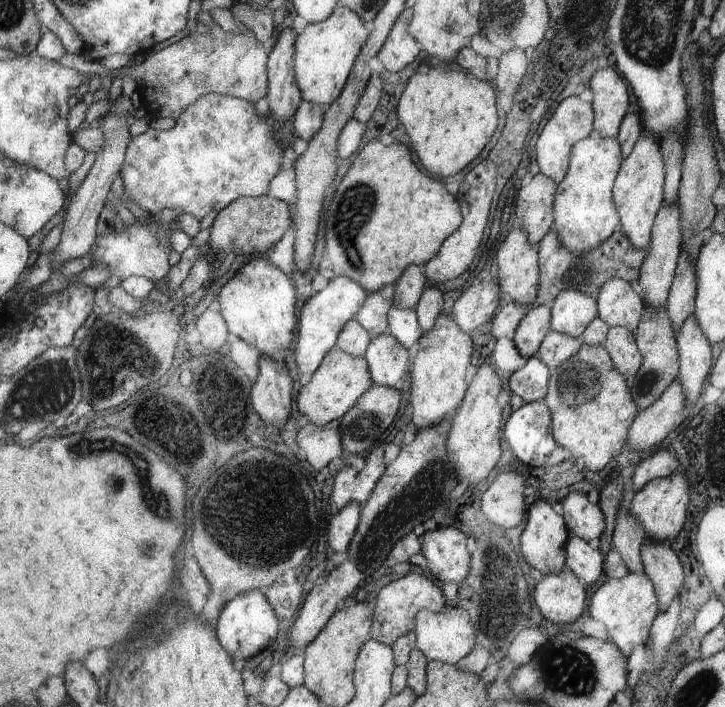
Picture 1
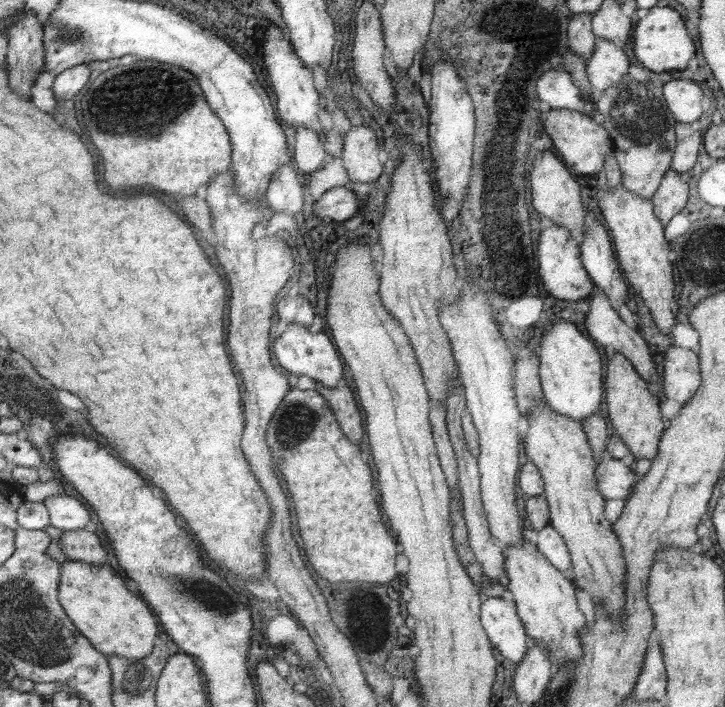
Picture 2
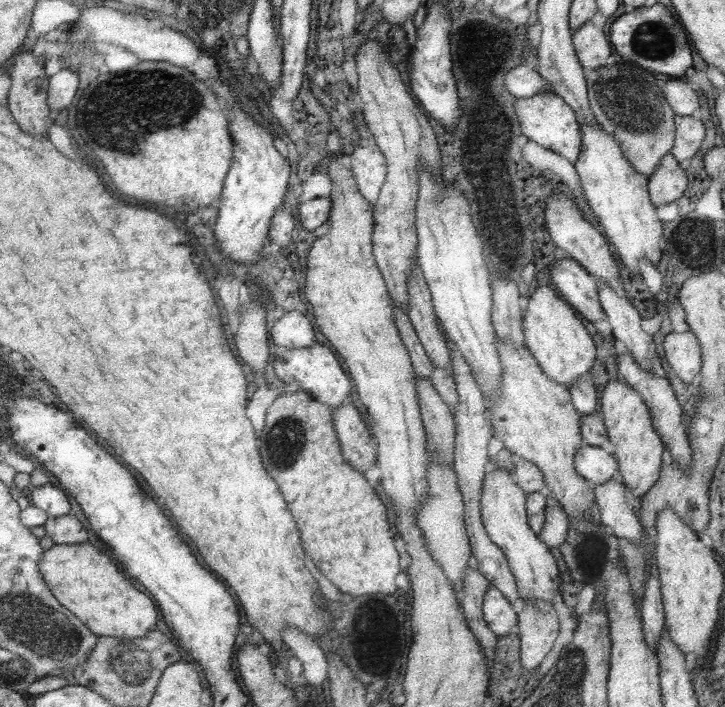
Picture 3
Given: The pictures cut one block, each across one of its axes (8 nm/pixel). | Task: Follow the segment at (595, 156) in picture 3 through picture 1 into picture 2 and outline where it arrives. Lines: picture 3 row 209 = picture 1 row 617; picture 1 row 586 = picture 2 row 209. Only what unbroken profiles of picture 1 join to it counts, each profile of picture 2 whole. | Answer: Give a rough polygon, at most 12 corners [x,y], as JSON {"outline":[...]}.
{"outline":[[625,186],[597,206],[655,328],[675,328],[669,244],[651,200]]}

